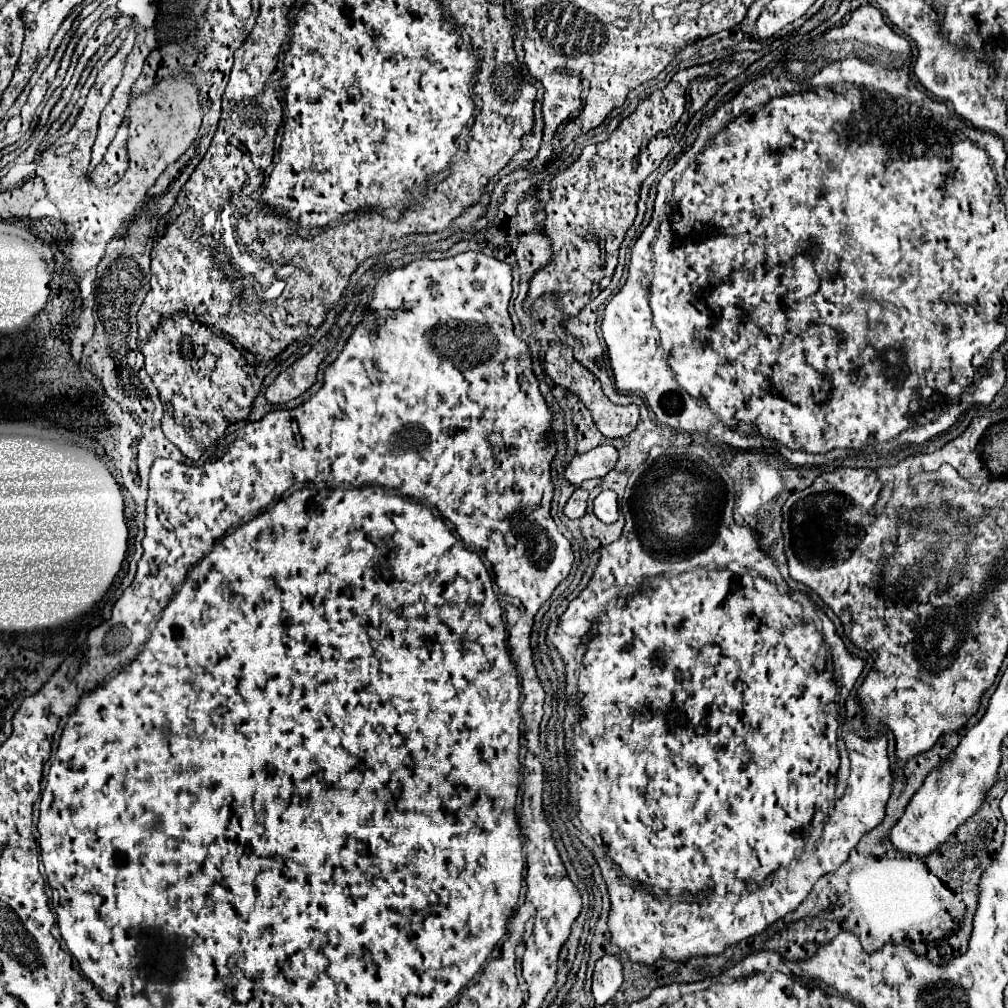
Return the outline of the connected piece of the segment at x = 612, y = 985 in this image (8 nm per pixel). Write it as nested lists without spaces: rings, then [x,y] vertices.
[[[604,955],[596,961],[592,975],[592,995],[598,1005],[610,1001],[622,985],[622,963],[616,955]]]

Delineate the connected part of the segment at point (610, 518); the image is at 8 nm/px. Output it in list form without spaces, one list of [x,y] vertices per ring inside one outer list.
[[[602,491],[594,499],[594,515],[604,523],[618,521],[618,503],[614,491]]]

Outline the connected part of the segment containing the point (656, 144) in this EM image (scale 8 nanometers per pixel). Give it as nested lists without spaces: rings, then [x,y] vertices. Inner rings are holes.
[[[716,63],[696,65],[678,71],[672,81],[644,99],[632,115],[620,121],[618,129],[598,145],[584,147],[582,155],[550,183],[552,199],[546,205],[546,235],[552,241],[552,261],[540,269],[526,297],[526,311],[544,293],[558,293],[562,309],[578,315],[586,303],[610,285],[618,263],[618,247],[636,217],[636,203],[642,181],[658,169],[662,159],[680,141],[688,123],[688,85],[712,69]]]

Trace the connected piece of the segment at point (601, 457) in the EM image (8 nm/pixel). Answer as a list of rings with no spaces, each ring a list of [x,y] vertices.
[[[598,445],[588,453],[576,455],[566,467],[564,475],[572,485],[580,487],[582,481],[586,479],[604,477],[608,471],[616,467],[616,461],[618,461],[618,451],[614,445]]]

